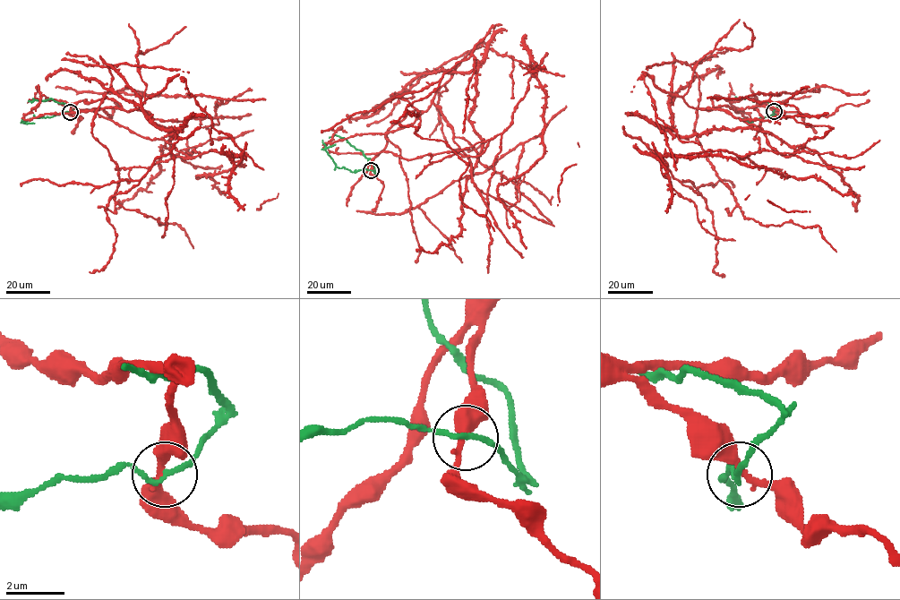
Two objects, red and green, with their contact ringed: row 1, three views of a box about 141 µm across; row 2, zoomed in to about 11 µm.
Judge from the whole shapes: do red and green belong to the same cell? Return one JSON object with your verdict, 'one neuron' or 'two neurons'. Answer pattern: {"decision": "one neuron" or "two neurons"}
{"decision": "two neurons"}

